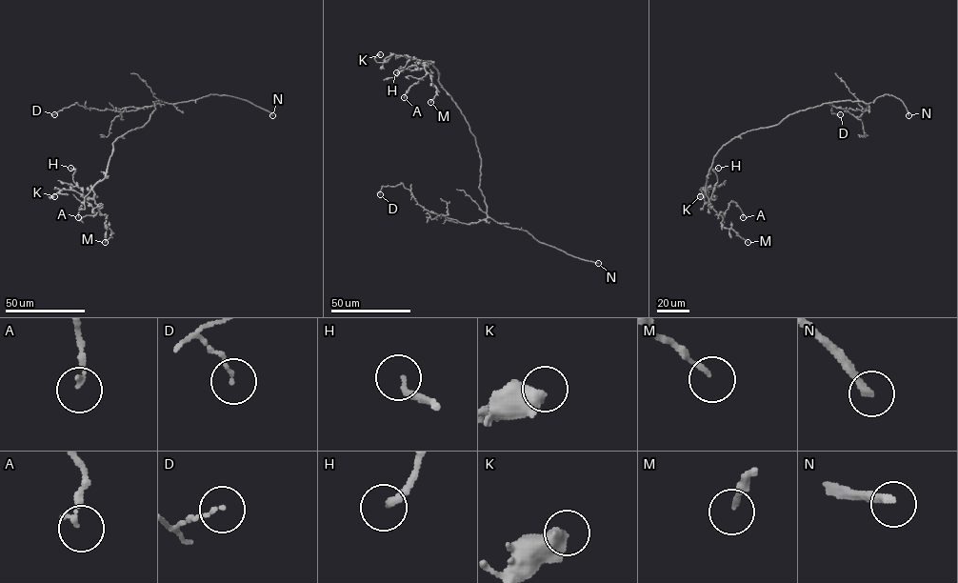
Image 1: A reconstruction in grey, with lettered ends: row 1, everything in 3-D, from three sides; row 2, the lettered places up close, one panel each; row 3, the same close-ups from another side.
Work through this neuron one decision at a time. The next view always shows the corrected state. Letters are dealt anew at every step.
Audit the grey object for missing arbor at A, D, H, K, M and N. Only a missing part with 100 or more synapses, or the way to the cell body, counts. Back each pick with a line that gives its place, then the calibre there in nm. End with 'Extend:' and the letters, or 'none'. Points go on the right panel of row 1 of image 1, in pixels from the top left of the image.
N: Place: (908, 115). Thickness 240 nm
Extend: N

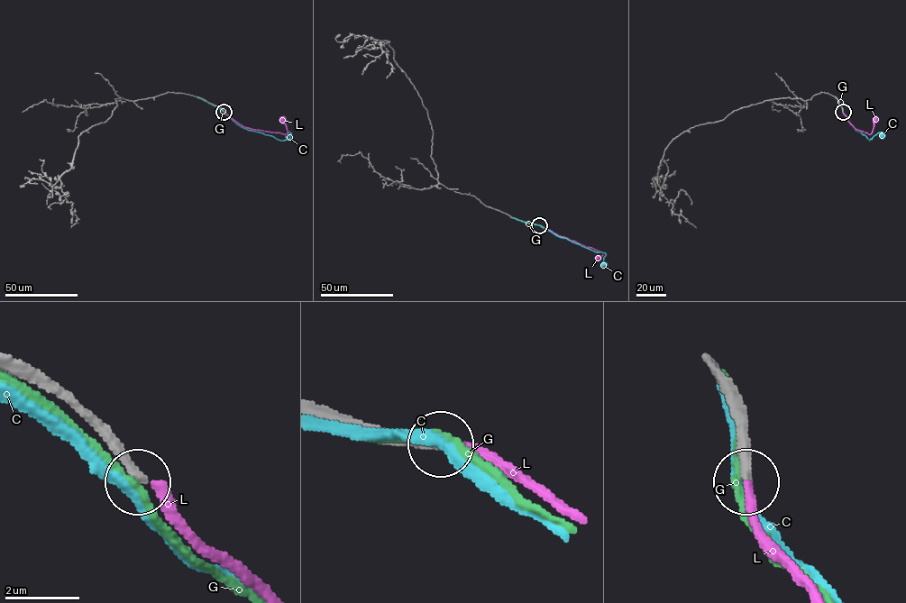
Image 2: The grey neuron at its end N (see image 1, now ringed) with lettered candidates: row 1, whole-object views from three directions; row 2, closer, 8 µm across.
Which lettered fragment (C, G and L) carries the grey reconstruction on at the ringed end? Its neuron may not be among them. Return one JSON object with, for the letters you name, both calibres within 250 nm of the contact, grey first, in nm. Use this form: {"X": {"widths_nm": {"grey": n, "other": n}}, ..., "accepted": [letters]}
{"accepted": []}

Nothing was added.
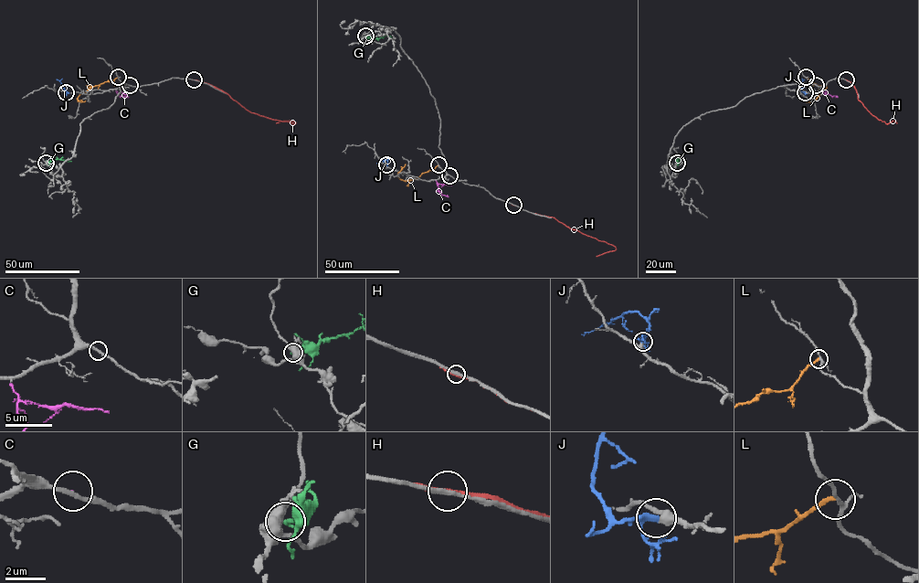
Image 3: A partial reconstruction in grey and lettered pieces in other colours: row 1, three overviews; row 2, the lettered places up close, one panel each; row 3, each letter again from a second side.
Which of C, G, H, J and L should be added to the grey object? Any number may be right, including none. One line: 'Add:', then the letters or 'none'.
Add: C, J

